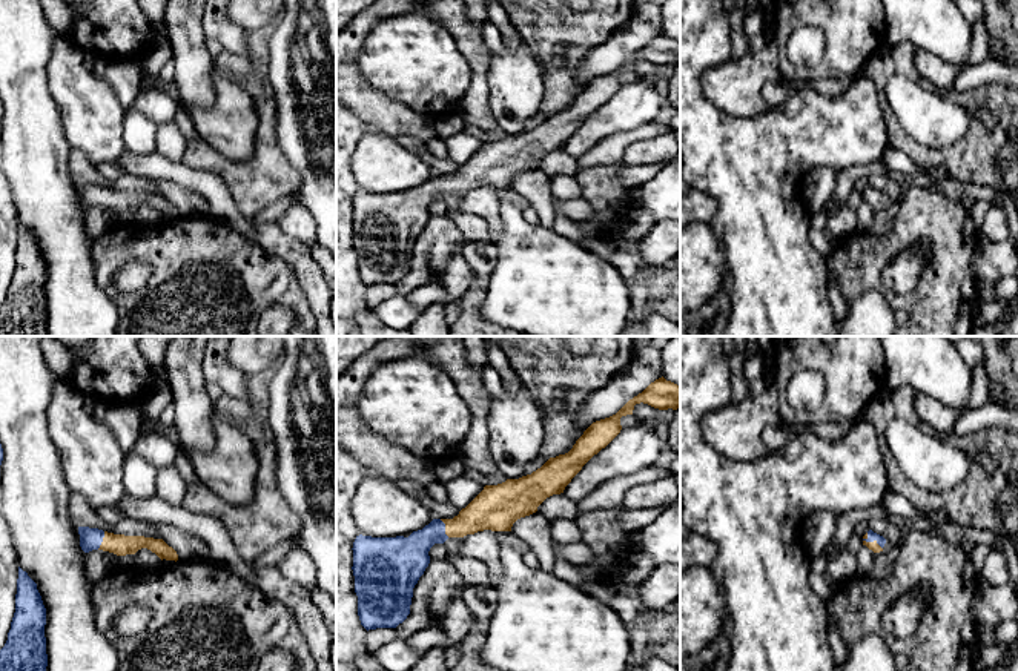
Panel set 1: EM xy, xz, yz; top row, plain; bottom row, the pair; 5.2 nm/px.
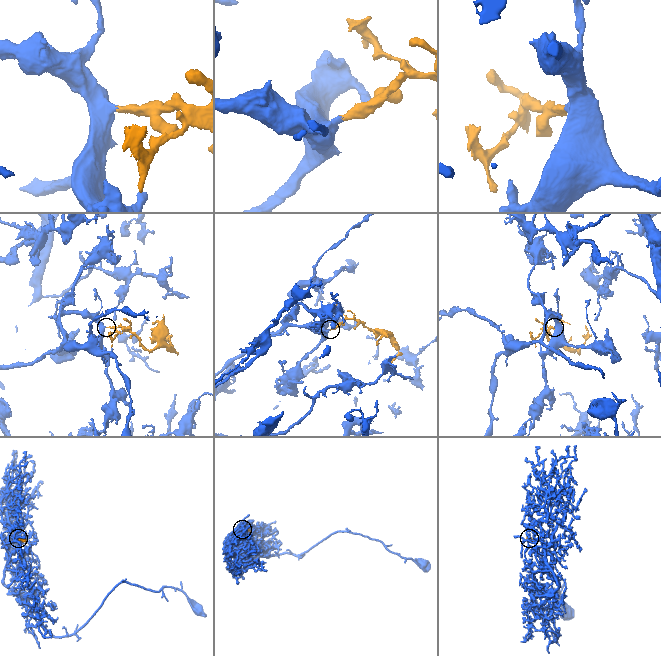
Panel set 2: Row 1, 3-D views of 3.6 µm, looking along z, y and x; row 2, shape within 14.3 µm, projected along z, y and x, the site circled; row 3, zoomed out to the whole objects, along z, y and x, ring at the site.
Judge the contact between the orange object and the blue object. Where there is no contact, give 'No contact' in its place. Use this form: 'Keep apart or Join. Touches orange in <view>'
Join. Touches orange in yz

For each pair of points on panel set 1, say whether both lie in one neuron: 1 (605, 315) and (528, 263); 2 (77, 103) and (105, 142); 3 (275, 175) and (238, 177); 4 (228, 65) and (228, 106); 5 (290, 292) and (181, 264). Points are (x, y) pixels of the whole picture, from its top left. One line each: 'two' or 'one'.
1: one
2: one
3: one
4: two
5: one

